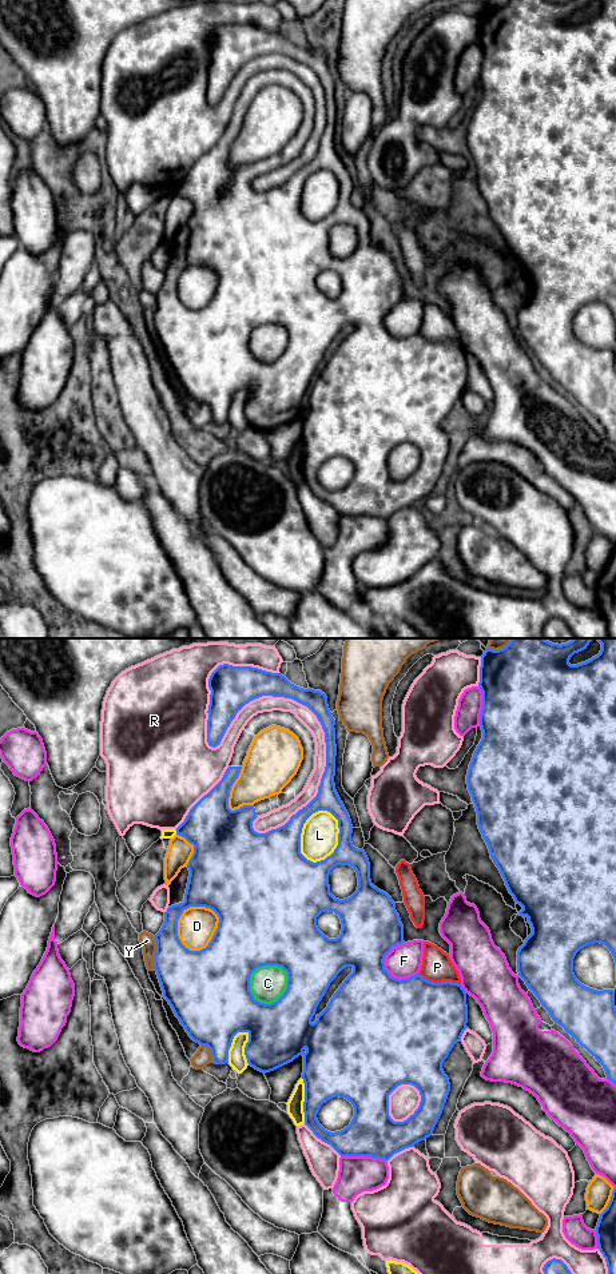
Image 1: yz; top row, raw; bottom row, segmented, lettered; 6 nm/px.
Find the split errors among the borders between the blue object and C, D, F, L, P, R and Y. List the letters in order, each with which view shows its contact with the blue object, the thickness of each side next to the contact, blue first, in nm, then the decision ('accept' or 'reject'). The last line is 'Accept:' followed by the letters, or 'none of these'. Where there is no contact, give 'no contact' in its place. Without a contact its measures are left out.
C: meets blue in yz; 360 nm thick on the blue side, 220 nm on the other; accept
D: meets blue in yz; 440 nm thick on the blue side, 220 nm on the other; reject
F: meets blue in yz; 380 nm thick on the blue side, 200 nm on the other; reject
L: meets blue in yz; 160 nm thick on the blue side, 220 nm on the other; reject
P: meets blue in yz; 480 nm thick on the blue side, 190 nm on the other; accept
R: meets blue in yz; 220 nm thick on the blue side, 150 nm on the other; reject
Y: meets blue in yz; 340 nm thick on the blue side, 90 nm on the other; reject
Accept: C, P

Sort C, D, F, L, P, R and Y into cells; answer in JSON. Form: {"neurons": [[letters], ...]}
{"neurons": [["C", "P"], ["D"], ["F"], ["L"], ["R"], ["Y"]]}

